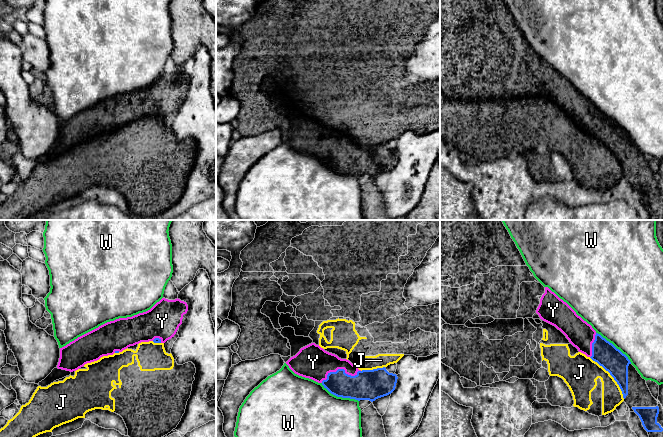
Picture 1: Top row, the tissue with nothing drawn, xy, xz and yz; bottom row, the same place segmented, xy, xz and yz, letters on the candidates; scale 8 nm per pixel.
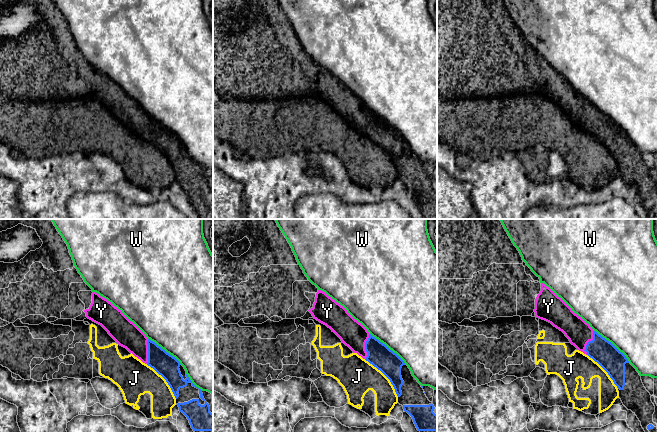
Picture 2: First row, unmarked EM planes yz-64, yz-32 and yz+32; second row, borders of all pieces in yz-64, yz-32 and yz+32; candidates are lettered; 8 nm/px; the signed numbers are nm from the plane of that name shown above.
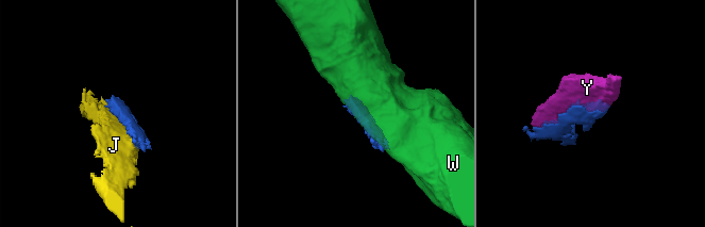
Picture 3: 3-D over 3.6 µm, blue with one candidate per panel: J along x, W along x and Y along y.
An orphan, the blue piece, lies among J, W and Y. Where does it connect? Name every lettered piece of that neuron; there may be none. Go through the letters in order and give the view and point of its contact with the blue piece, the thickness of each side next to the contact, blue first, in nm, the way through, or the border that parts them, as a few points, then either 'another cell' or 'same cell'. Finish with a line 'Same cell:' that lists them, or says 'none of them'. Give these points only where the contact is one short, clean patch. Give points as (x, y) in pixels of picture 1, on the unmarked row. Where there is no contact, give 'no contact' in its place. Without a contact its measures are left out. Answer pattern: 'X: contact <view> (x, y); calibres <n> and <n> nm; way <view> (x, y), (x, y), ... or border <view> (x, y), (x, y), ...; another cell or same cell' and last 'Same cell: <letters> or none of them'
J: contact yz (611, 151); calibres 190 and 280 nm; another cell
W: contact xz (340, 172); calibres 240 and 480 nm; another cell
Y: contact xz (340, 145); calibres 240 and 260 nm; same cell
Same cell: Y

